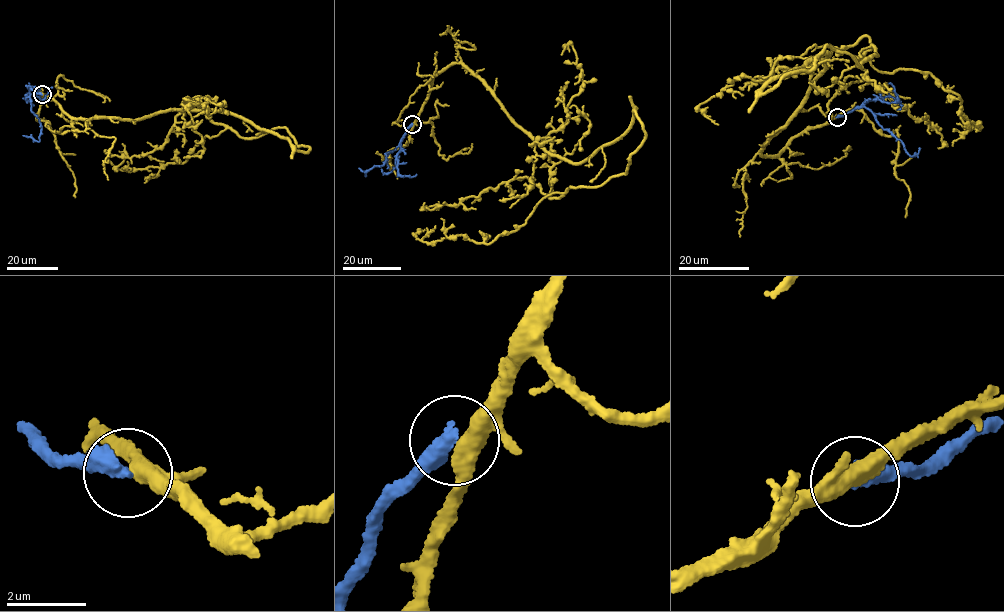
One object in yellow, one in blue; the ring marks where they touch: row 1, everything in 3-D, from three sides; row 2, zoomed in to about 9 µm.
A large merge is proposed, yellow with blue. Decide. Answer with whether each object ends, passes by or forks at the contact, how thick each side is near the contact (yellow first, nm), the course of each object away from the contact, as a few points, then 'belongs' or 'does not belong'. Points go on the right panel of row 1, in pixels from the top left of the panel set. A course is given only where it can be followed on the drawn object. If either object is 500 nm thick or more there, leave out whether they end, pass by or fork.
yellow passes by; blue ends there; 440 nm thick on the yellow side, 440 nm on the other; yellow runs (837, 116), (760, 153), (832, 48), (862, 37), (879, 71), (931, 74), (981, 130), (959, 110); blue runs (837, 116), (865, 107), (878, 124), (899, 140), (911, 157), (914, 155); does not belong

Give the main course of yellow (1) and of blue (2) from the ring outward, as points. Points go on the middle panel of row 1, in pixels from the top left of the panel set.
1: (412, 124), (434, 77), (460, 63), (551, 153), (547, 193), (562, 194), (488, 244), (416, 238), (427, 229)
2: (412, 124), (398, 147), (385, 154), (386, 160), (383, 164), (366, 171), (358, 168)

